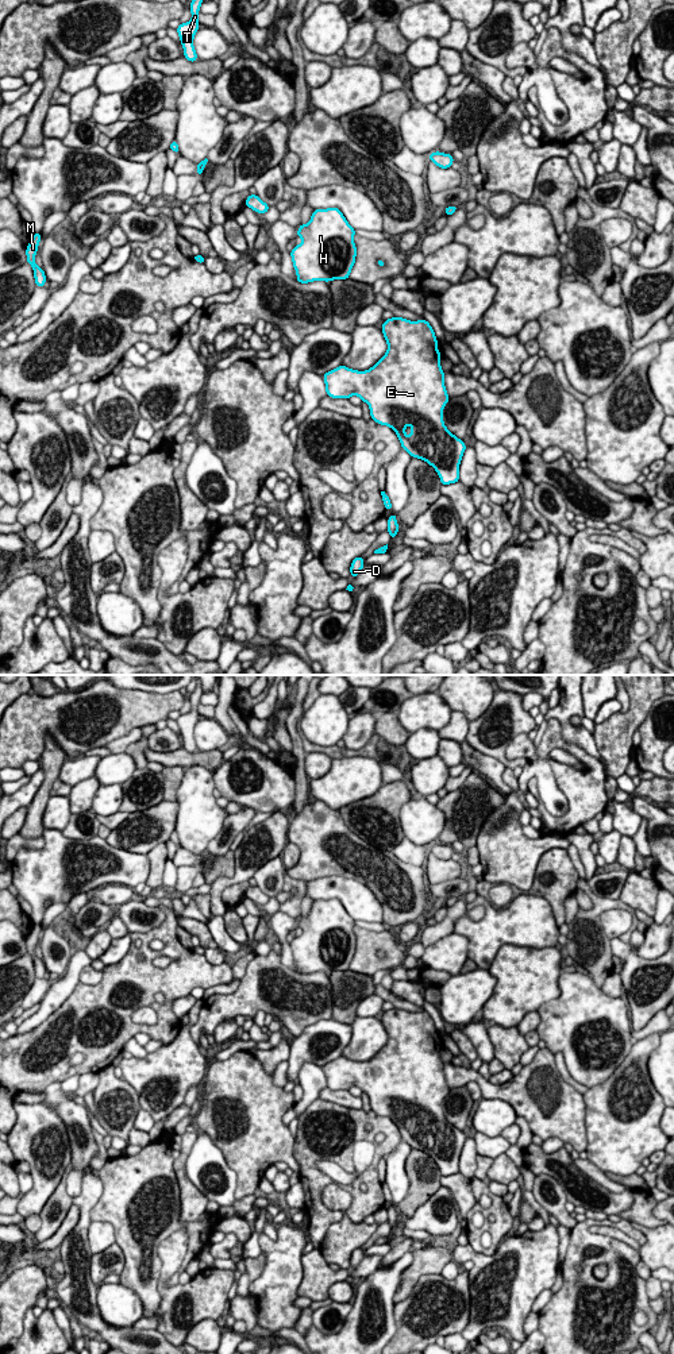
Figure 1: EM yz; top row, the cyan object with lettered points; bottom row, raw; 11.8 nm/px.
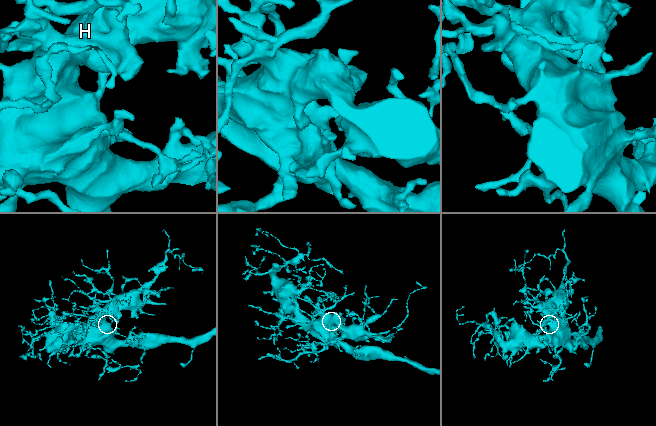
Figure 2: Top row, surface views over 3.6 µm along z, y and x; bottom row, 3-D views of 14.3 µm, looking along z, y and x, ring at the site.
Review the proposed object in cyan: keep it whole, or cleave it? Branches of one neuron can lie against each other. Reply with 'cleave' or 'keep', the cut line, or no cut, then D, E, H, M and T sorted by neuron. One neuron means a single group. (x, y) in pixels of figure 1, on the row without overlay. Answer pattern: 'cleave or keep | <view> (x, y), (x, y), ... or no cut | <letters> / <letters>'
keep | no cut | D E H M T

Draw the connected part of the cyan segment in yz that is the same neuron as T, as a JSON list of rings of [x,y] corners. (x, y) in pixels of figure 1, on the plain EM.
[[[196,675],[196,688],[192,691],[190,694],[190,705],[192,705],[192,710],[188,714],[181,714],[177,718],[177,724],[184,740],[184,748],[186,749],[186,752],[195,753],[197,752],[197,745],[193,737],[193,730],[195,730],[195,725],[199,721],[199,702],[200,702],[200,697],[203,694],[203,684],[200,680],[200,675]]]

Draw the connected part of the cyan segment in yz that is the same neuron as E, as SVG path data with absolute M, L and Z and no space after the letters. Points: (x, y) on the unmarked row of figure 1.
M392 1008L384 1012L384 1029L388 1034L385 1046L369 1061L358 1062L346 1057L339 1057L323 1066L327 1087L331 1089L350 1091L353 1085L358 1087L370 1099L370 1108L381 1116L390 1118L404 1139L411 1147L421 1150L432 1157L442 1176L459 1173L459 1154L462 1152L466 1135L452 1126L443 1114L443 1099L448 1093L448 1085L444 1077L444 1064L440 1058L440 1042L435 1023L427 1011L411 1012L403 1008Z

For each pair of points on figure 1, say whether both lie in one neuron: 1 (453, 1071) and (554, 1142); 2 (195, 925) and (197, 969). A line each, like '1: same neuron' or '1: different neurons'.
1: different neurons
2: different neurons

